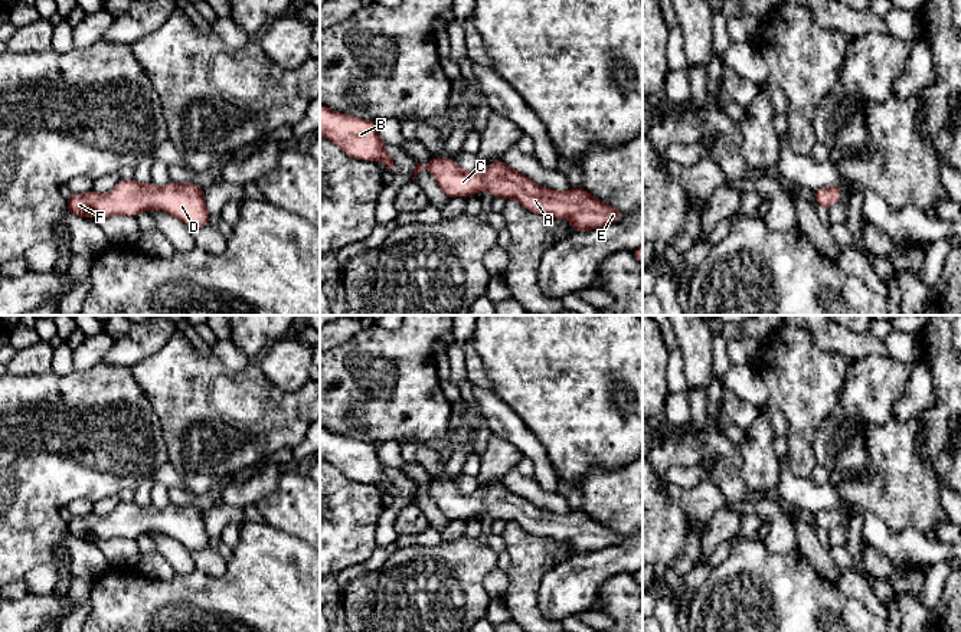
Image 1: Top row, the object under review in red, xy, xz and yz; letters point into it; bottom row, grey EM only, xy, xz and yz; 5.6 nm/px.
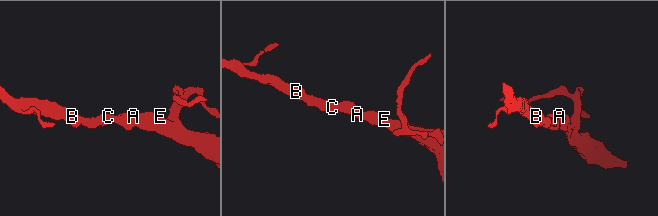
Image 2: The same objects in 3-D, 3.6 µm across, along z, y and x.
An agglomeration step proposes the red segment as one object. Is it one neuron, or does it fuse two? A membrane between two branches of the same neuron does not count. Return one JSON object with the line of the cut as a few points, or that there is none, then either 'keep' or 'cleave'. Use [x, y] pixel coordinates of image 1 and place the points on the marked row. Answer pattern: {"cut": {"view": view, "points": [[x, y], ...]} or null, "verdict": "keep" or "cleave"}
{"cut": null, "verdict": "keep"}

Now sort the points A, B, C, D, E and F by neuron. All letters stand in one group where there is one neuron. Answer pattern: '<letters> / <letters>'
A B C D E F

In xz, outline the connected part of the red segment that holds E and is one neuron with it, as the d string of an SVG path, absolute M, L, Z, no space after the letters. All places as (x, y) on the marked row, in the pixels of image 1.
M432 157L426 166L416 163L414 180L425 167L450 199L467 197L486 189L493 197L516 199L529 212L568 219L573 232L598 229L622 217L621 212L595 199L585 189L542 189L501 160L484 168L464 171L452 157Z

